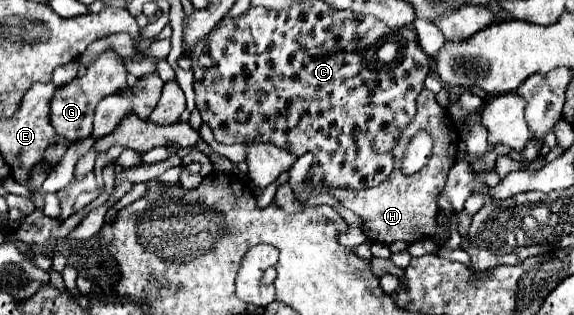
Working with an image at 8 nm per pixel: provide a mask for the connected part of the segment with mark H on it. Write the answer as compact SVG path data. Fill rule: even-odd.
M423 89L417 97L417 115L411 121L409 129L401 135L401 143L395 149L395 169L393 175L381 183L377 189L365 191L337 191L339 201L361 217L361 231L367 235L367 243L383 243L391 245L395 241L421 241L435 237L439 229L439 209L435 203L435 193L439 193L447 181L447 173L455 163L459 147L459 131L457 125L451 121L447 111L437 103L435 95ZM417 131L427 131L433 139L433 155L429 163L415 175L401 173L401 159L403 151L407 149L409 141L415 137Z

